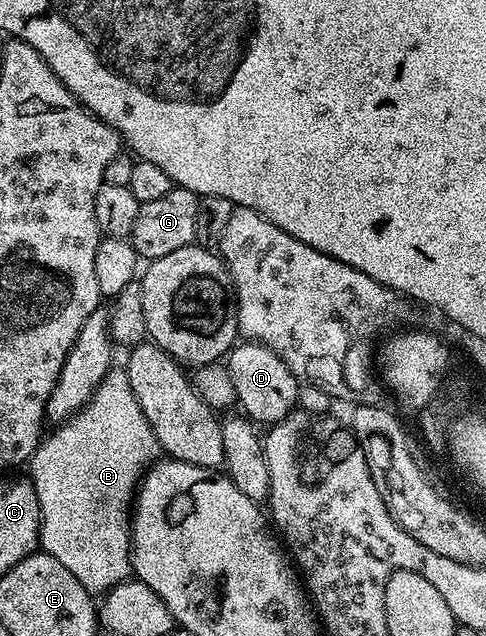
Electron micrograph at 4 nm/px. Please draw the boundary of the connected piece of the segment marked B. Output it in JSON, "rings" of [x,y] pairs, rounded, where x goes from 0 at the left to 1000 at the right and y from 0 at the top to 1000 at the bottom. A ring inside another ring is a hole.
{"rings":[[[253,582],[222,585],[181,634],[111,676],[115,679],[82,697],[60,725],[60,753],[72,764],[80,791],[80,854],[86,866],[117,877],[117,884],[126,884],[126,890],[134,890],[179,931],[218,934],[272,904],[274,788],[282,763],[329,715],[327,695]]]}

